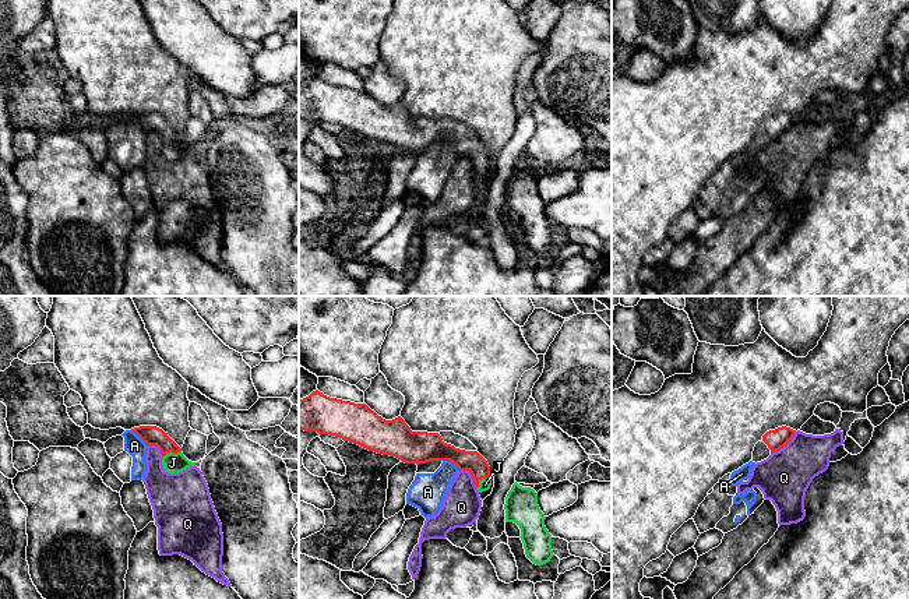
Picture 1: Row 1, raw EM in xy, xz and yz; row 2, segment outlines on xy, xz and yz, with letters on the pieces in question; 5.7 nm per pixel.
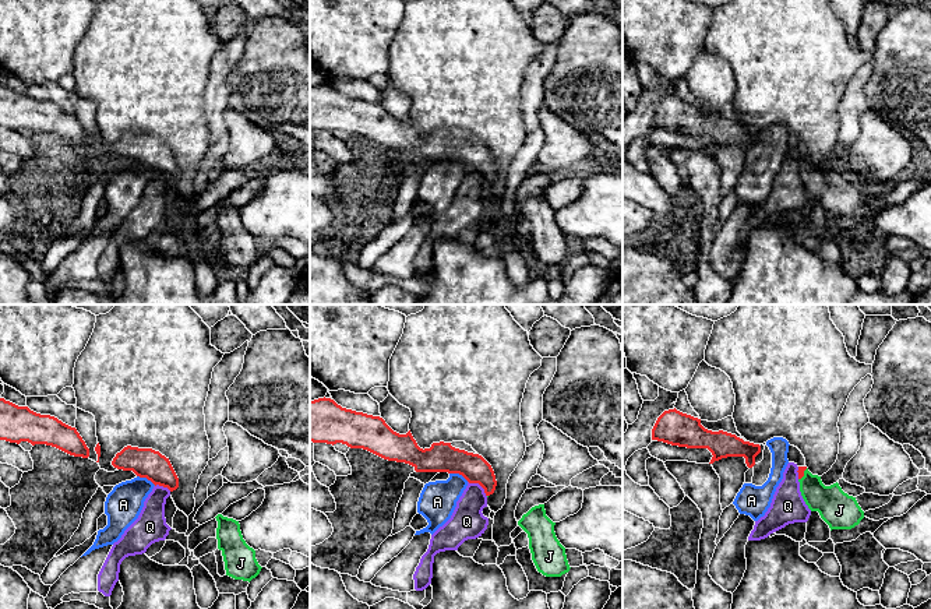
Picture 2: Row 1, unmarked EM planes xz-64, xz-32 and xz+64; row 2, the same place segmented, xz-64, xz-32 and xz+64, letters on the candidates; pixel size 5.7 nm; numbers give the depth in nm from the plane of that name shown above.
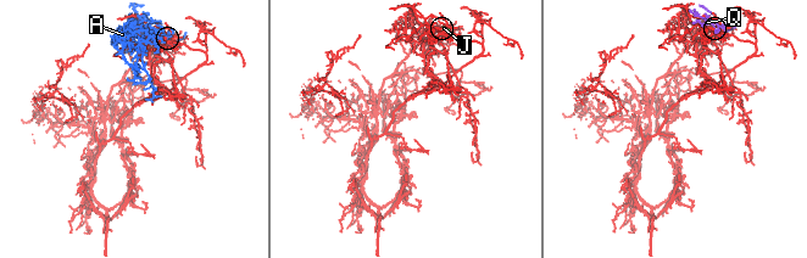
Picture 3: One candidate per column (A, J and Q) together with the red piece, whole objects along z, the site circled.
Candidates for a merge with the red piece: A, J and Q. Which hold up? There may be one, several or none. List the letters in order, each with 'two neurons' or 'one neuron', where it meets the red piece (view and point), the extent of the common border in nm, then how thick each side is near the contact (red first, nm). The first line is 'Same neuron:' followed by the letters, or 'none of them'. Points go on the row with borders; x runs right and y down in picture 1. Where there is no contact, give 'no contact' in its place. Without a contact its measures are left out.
Same neuron: J
A: two neurons; contact xz (451, 461); length 120 nm; calibres 190 and 200 nm
J: one neuron; contact xy (171, 451); length 120 nm; calibres 110 and 110 nm
Q: two neurons; contact yz (784, 446); length 200 nm; calibres 120 and 300 nm

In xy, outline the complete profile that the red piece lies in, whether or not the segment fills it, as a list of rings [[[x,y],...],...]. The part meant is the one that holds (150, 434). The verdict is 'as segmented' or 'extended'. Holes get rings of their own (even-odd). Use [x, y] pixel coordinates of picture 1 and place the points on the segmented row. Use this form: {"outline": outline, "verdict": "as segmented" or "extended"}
{"outline": [[[140,426],[131,429],[147,445],[156,445],[162,454],[162,468],[168,473],[179,473],[197,462],[189,461],[182,448],[156,426]]], "verdict": "extended"}

